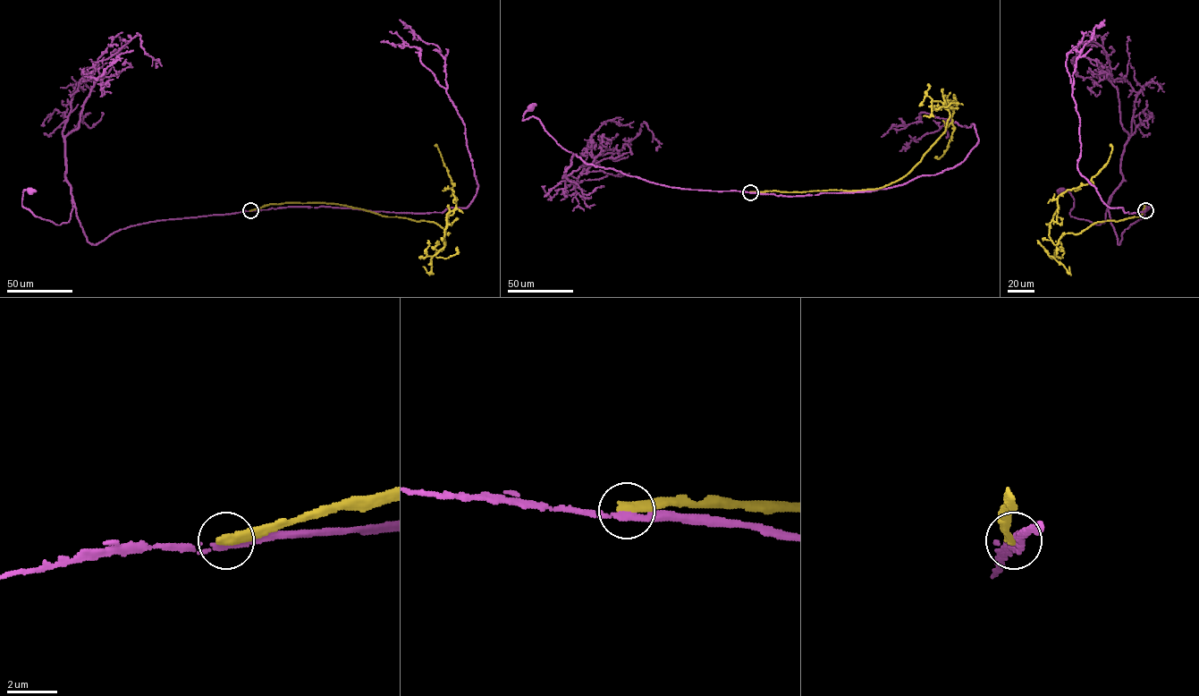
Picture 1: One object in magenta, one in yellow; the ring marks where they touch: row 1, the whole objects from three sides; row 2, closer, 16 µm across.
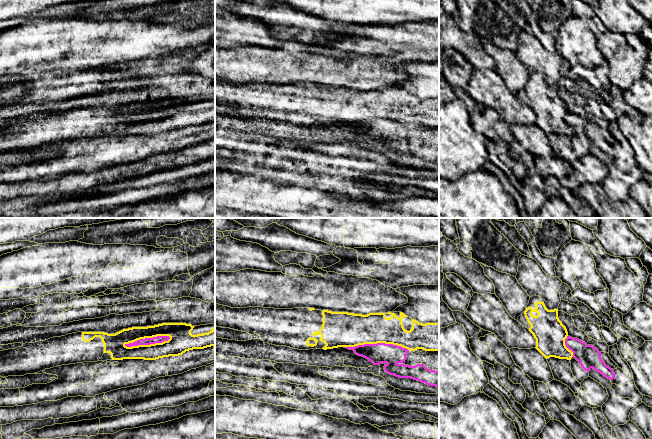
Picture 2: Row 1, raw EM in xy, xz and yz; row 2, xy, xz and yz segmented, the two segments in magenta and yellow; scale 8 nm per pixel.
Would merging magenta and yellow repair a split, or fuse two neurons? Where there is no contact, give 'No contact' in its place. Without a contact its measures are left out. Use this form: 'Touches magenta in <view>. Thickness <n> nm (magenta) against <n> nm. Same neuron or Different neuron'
Touches magenta in xy. Thickness 60 nm (magenta) against 160 nm. Different neuron

